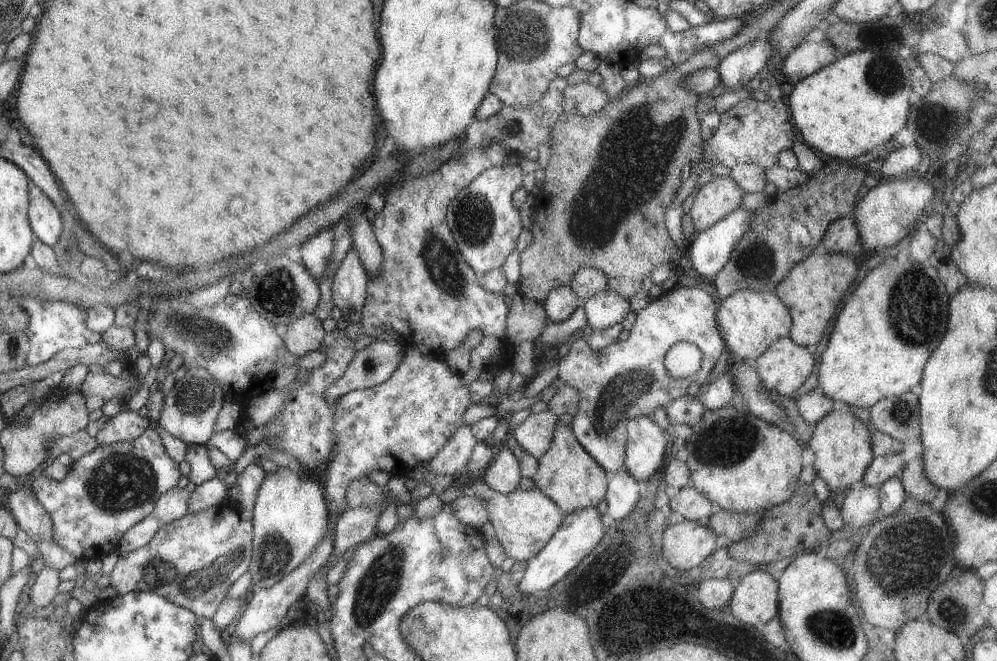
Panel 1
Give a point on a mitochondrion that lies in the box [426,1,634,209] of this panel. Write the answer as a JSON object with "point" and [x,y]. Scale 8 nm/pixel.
{"point":[528,38]}

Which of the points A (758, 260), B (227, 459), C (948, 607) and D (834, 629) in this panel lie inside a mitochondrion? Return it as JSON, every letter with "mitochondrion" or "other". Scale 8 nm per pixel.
{"A":"mitochondrion","B":"other","C":"mitochondrion","D":"mitochondrion"}

